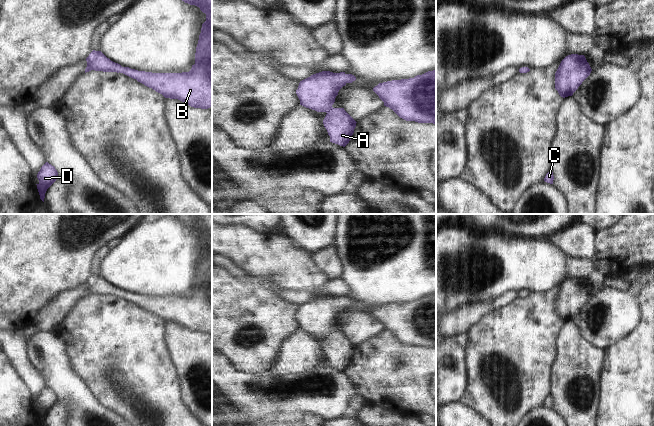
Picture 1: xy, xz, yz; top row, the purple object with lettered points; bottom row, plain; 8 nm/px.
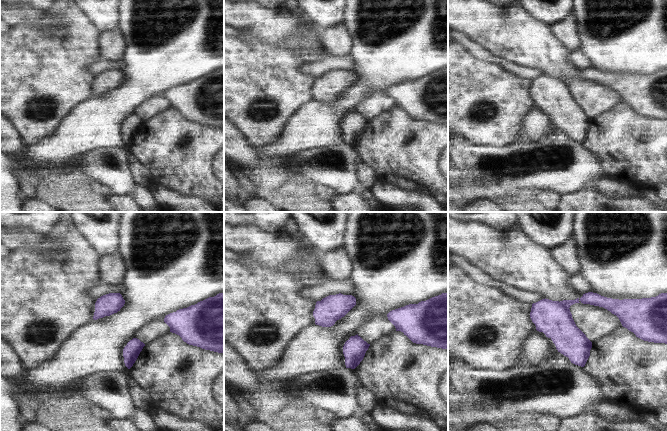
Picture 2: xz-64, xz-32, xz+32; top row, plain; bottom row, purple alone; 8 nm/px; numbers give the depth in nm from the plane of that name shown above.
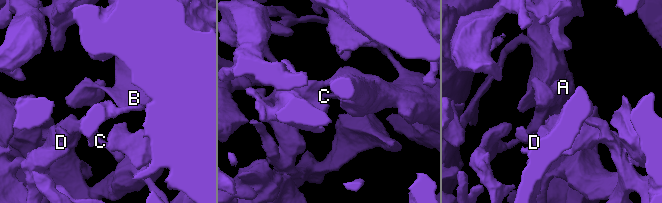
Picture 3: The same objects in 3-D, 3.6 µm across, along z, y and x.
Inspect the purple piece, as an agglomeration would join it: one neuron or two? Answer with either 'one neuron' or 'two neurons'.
one neuron

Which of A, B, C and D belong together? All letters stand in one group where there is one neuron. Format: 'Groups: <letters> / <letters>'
Groups: A B C D.

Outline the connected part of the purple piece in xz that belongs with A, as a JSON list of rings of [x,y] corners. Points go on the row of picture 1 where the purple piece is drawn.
[[[322,71],[300,81],[296,90],[300,105],[327,113],[323,124],[330,136],[330,142],[343,147],[352,139],[357,122],[344,108],[333,108],[332,105],[339,90],[355,80],[354,75],[345,72]]]

